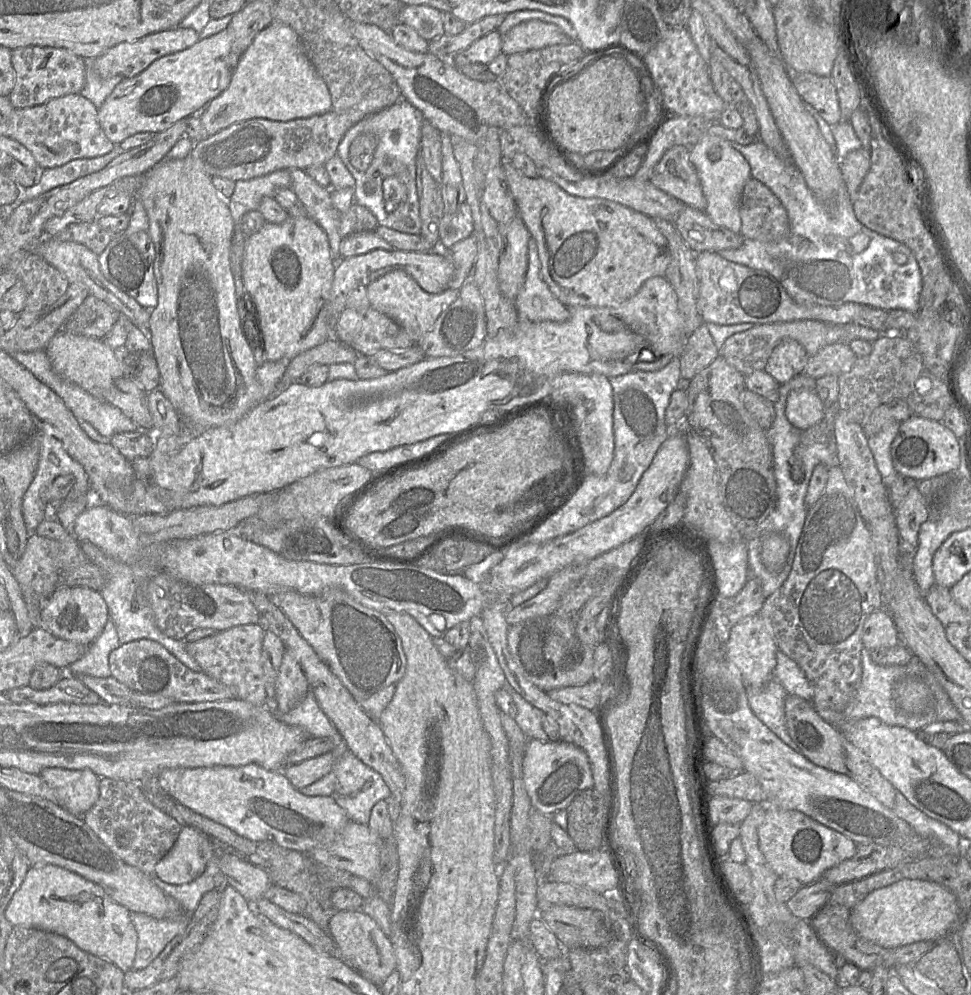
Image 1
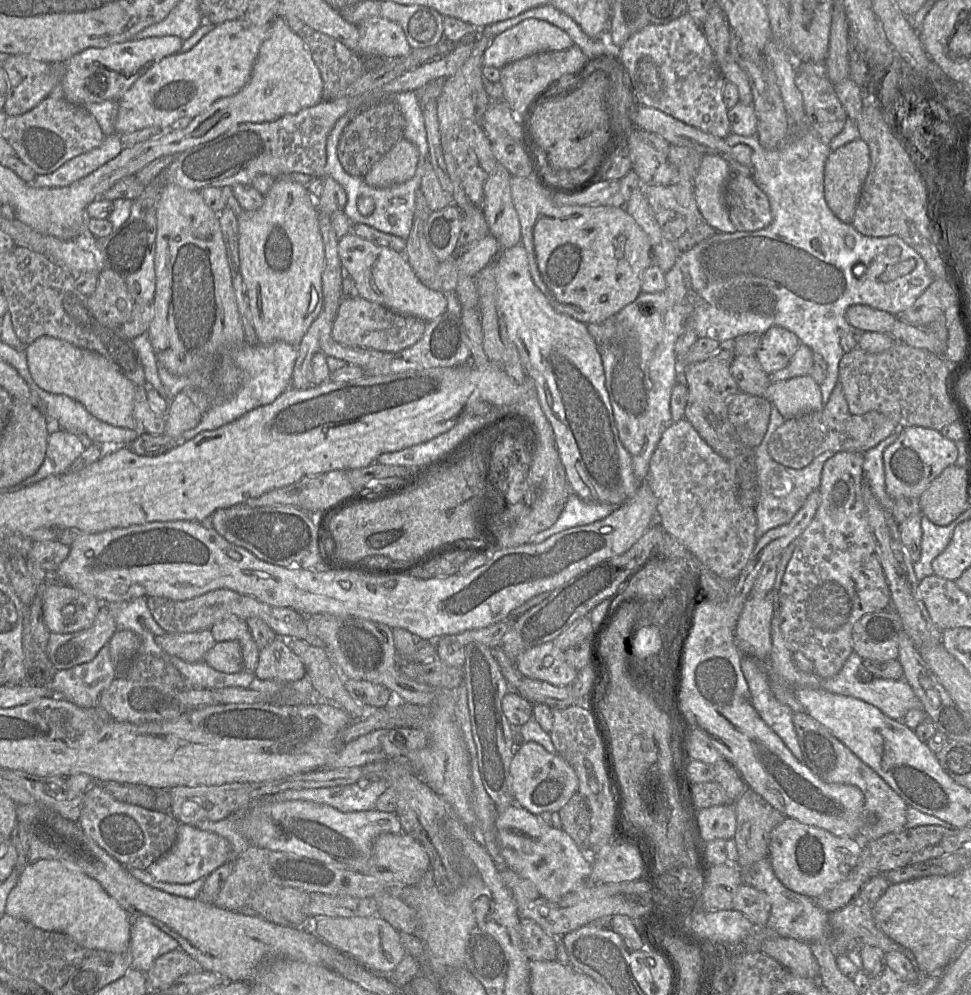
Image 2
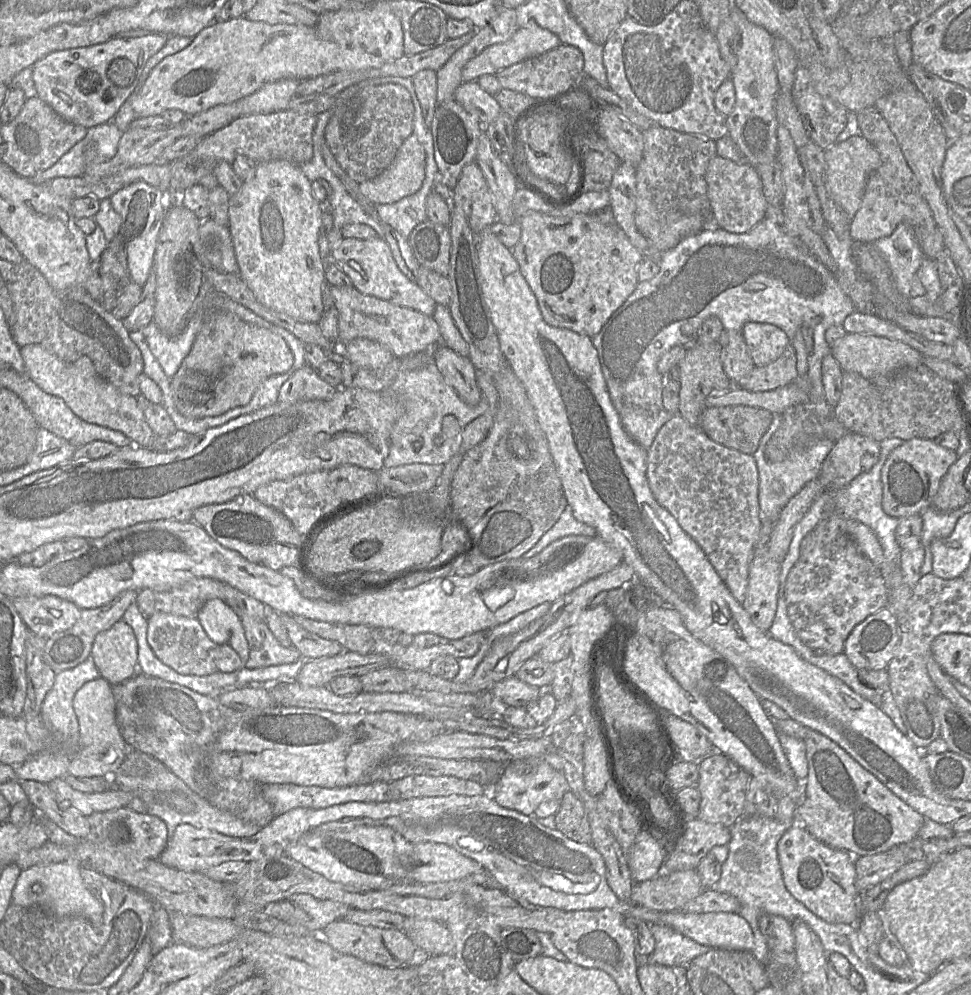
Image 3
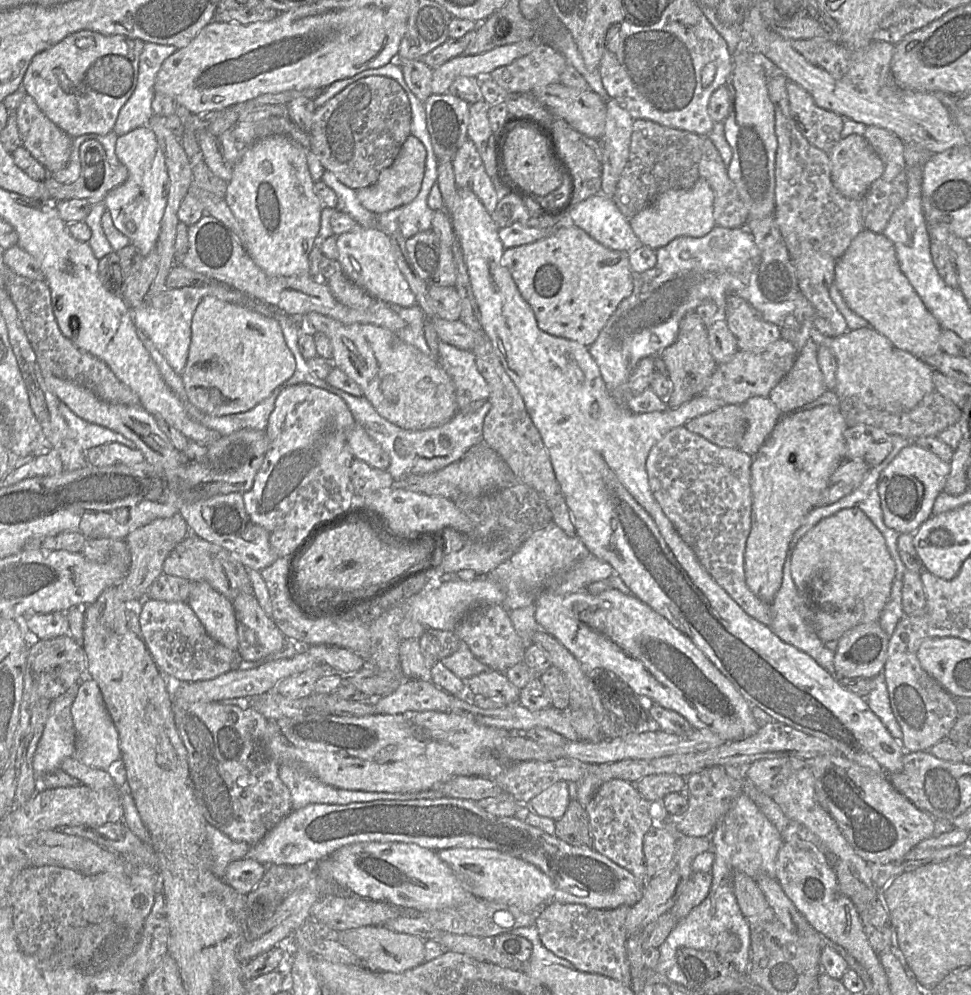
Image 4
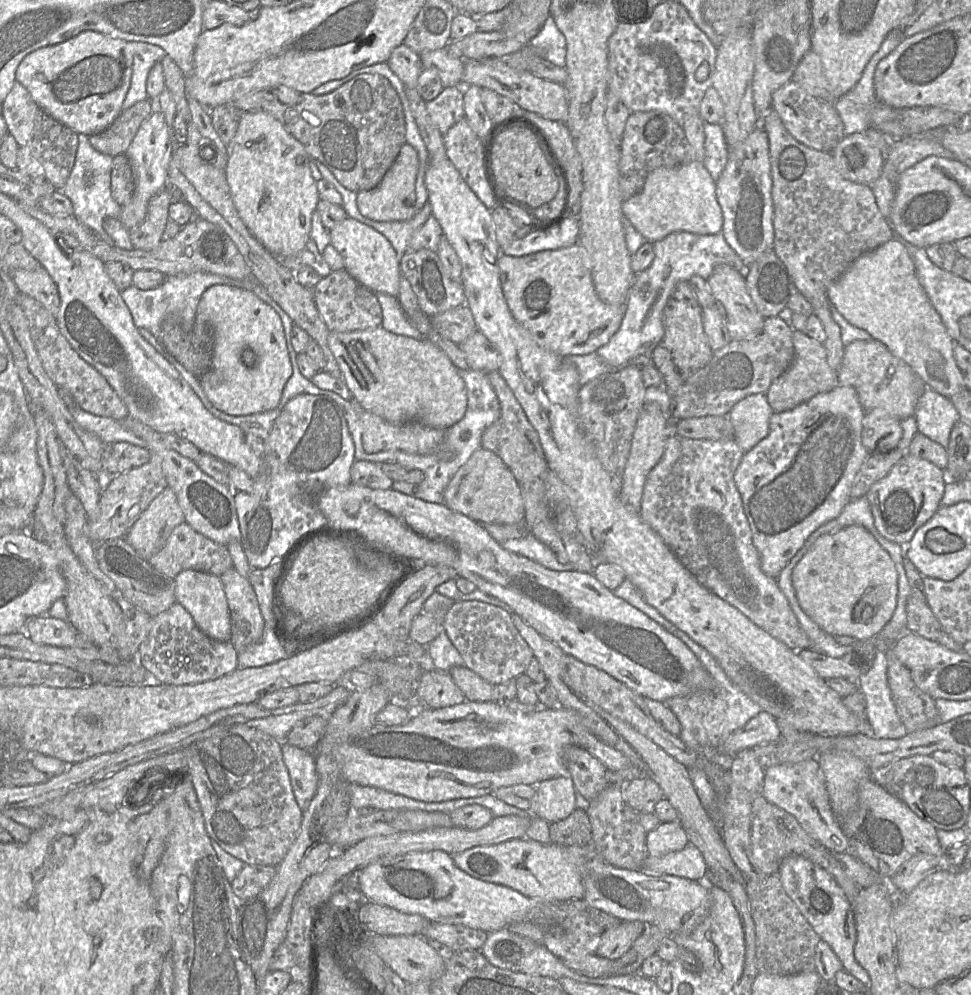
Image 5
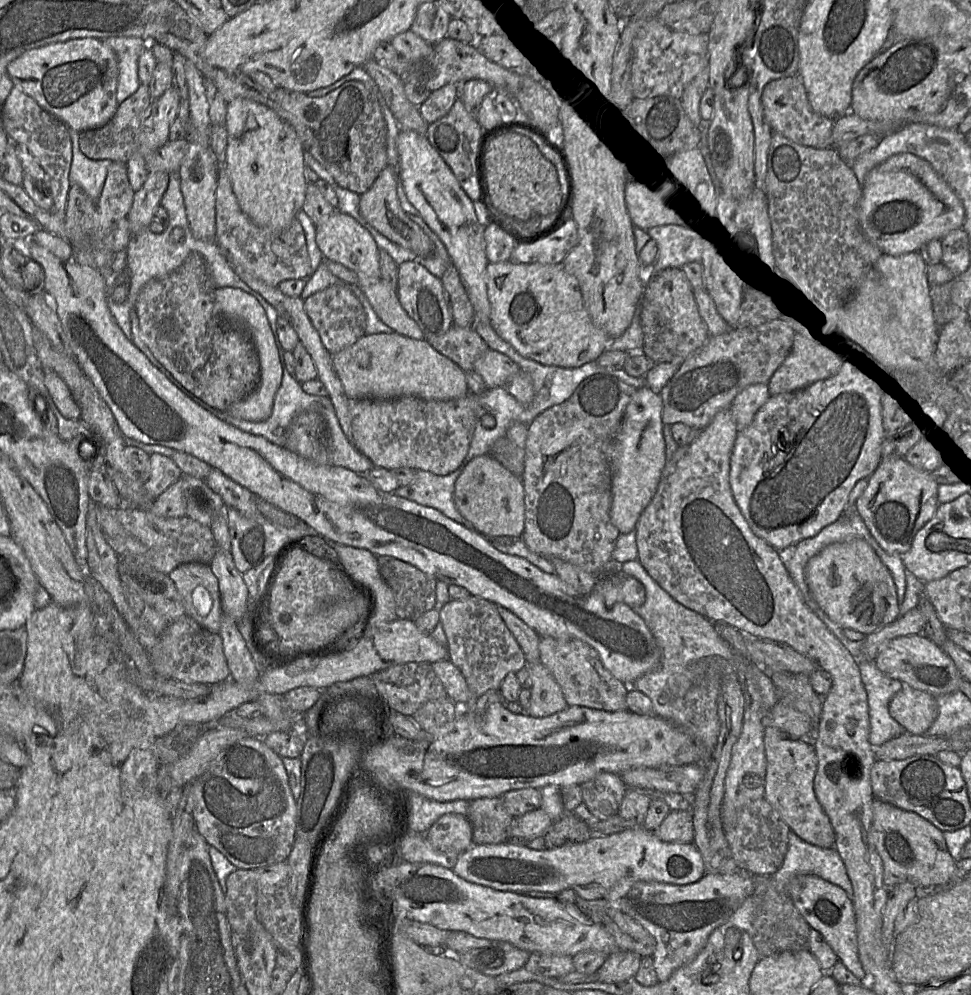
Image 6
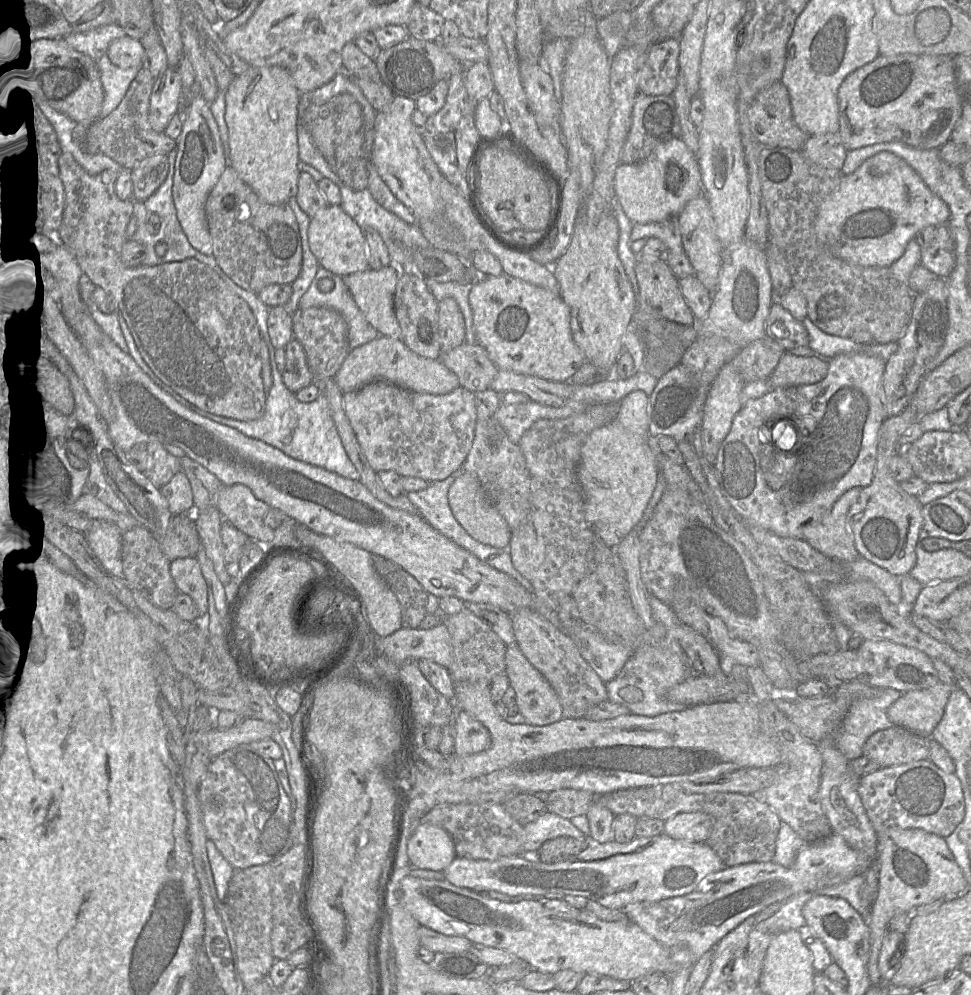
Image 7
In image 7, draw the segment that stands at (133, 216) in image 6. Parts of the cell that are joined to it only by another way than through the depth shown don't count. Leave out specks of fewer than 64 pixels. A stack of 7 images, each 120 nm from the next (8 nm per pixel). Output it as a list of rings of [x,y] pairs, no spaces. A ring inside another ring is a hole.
[[[164,154],[147,157],[135,165],[131,169],[133,201],[147,200],[166,180],[168,169],[168,156]]]

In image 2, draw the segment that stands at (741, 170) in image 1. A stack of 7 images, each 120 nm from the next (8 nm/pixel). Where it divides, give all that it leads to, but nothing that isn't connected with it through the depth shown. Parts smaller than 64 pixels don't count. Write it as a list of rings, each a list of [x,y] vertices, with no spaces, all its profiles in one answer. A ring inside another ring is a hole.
[[[705,154],[695,178],[697,207],[717,232],[733,233],[737,229],[729,218],[725,190],[732,174],[729,163],[720,155]]]

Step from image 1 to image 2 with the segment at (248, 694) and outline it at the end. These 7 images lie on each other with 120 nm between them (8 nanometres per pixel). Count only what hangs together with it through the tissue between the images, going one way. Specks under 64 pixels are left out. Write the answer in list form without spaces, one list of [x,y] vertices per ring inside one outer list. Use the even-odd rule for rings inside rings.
[[[237,641],[216,642],[203,659],[210,667],[227,674],[244,669],[241,646]]]

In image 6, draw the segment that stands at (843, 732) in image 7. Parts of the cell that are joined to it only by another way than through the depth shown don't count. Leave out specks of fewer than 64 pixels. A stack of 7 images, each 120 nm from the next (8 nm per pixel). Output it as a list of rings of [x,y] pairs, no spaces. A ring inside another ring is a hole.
[[[859,660],[858,668],[869,709],[869,742],[879,747],[902,735],[904,728],[889,714],[891,699],[903,688],[903,683],[878,669],[874,661]]]

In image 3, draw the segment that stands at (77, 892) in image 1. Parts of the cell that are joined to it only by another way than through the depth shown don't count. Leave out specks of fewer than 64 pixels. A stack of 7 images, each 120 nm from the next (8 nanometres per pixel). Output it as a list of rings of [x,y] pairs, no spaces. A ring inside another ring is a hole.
[[[75,862],[35,865],[20,872],[11,894],[11,903],[22,907],[38,907],[57,917],[82,916],[100,922],[101,902],[88,890]]]

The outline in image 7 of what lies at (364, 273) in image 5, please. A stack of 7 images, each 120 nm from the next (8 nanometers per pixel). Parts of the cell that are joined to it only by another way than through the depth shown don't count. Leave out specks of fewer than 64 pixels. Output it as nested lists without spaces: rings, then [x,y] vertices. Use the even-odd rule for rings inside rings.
[[[330,205],[310,219],[309,246],[321,267],[338,275],[346,276],[369,269],[367,241],[364,231],[340,205]]]

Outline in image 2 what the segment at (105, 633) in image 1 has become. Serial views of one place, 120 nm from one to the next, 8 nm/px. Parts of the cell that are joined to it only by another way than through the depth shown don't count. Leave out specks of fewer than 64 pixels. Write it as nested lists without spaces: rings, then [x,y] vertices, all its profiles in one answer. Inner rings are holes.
[[[107,643],[90,662],[57,671],[49,689],[55,698],[89,708],[98,704],[100,693],[115,678],[117,669],[111,661]]]

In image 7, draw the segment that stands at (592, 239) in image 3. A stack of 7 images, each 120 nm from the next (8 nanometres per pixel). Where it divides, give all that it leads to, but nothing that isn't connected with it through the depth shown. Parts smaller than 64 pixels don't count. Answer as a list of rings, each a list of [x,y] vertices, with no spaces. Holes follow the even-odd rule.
[[[503,273],[499,276],[483,277],[475,283],[469,294],[469,302],[473,311],[477,344],[486,349],[498,369],[556,382],[570,382],[570,378],[588,362],[573,339],[571,310],[560,294]]]

